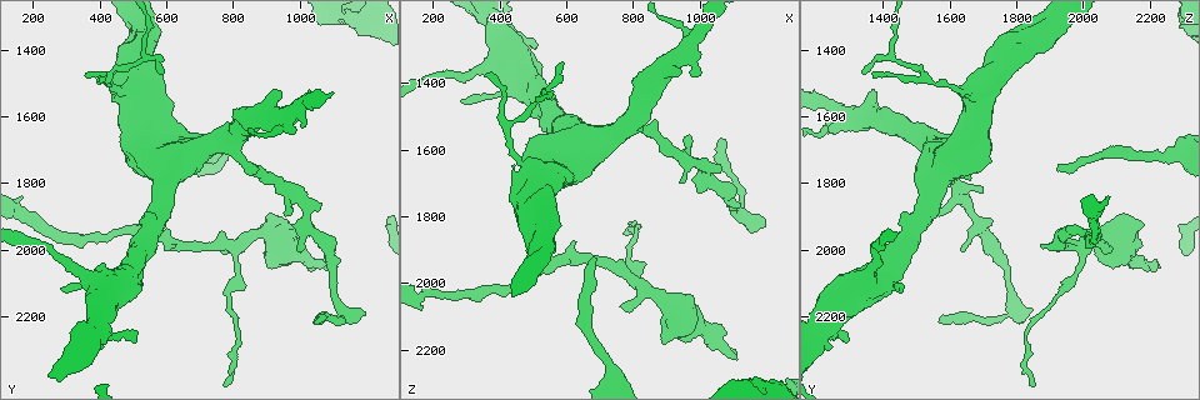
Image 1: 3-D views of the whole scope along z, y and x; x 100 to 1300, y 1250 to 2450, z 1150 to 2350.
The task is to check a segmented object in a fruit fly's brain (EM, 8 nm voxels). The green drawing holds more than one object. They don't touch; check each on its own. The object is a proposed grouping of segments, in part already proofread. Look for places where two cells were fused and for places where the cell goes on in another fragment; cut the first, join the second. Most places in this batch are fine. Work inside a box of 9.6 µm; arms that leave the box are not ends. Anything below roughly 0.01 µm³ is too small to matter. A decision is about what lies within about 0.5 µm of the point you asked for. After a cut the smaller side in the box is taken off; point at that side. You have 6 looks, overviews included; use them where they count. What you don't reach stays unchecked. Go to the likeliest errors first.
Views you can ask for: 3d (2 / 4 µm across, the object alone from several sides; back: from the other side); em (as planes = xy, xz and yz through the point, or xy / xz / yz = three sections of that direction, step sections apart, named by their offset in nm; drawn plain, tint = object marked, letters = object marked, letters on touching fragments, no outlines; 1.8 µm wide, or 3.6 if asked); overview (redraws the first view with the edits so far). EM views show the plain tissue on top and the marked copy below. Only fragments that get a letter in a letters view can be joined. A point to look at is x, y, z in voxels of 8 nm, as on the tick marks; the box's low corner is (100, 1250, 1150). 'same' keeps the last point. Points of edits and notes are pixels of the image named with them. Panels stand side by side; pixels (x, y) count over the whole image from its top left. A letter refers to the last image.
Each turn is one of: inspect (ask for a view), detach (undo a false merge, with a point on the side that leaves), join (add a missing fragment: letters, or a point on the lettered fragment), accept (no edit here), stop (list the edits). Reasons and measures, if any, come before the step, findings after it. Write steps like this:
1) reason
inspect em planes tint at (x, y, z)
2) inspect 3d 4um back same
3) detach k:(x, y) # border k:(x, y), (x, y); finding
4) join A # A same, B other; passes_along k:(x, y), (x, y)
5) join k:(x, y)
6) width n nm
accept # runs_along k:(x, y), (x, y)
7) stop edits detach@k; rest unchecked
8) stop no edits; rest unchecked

arms part here
inspect 3d 4um at (430, 1480, 1530)

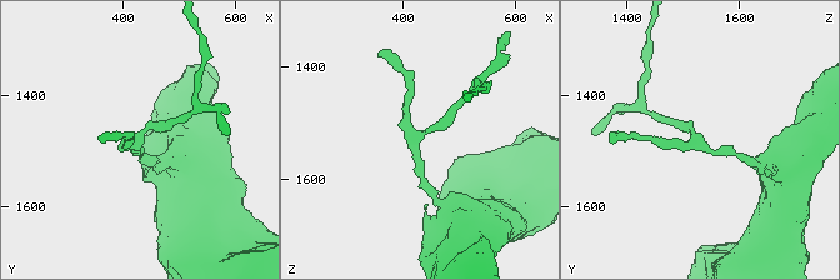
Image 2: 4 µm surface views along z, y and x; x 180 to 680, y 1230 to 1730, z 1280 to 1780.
arms 3
inspect em planes letters at (425, 1480, 1520)

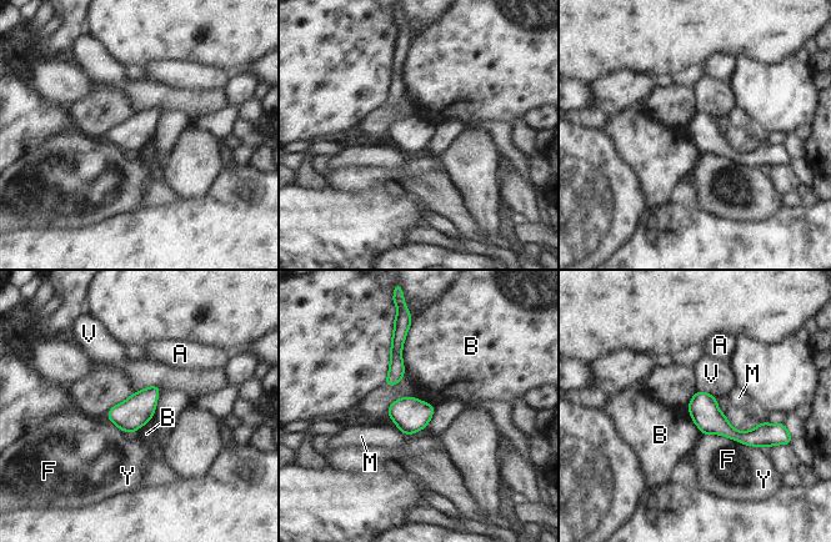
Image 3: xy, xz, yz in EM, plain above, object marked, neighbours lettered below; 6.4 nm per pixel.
accept # A other, B other, F other, M other, V other, Y other; one cell here

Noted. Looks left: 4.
an open end
inspect 3d 4um at (690, 1750, 1920)

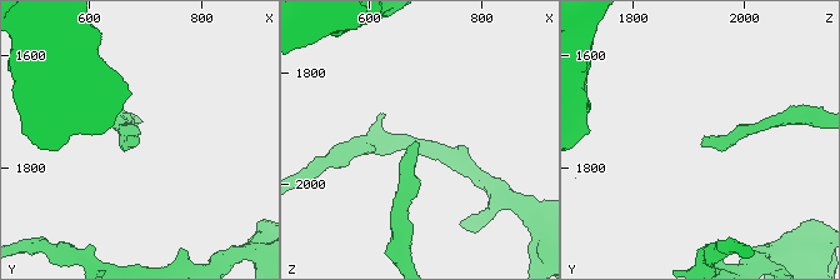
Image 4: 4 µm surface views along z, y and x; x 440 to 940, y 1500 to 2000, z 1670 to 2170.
shape alone is not enough
inspect em xz step 16 letters at (685, 1755, 1920)

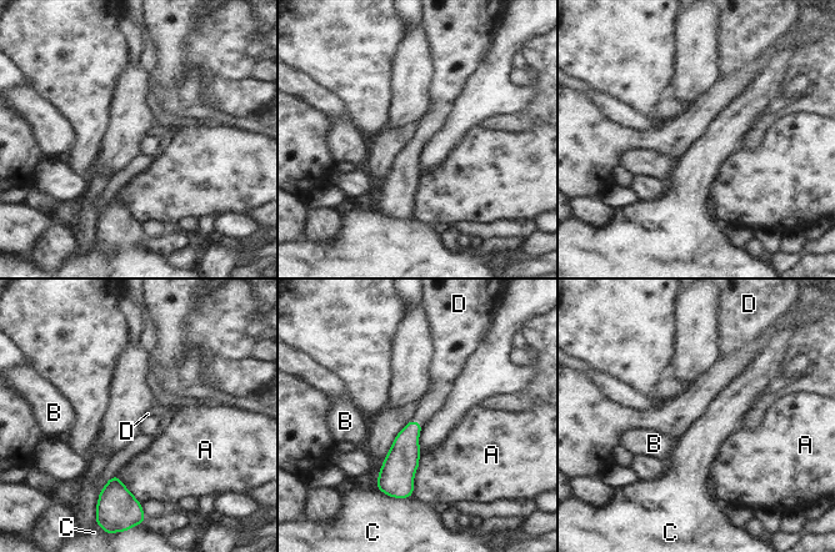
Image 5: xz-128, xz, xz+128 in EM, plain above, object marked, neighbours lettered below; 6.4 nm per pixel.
another direction
inspect em planes letters same

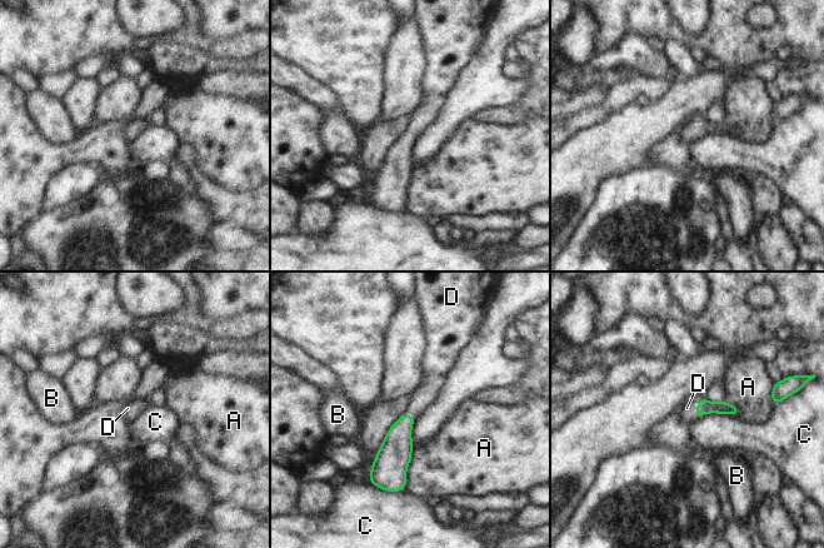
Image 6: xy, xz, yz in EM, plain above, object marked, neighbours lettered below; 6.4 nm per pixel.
join 6:(687, 408) # A other, B other, C other, D same; passes_along 6:(704, 405), (697, 407), (687, 408); it goes on there

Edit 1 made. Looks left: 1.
stop edits join@6; rest unchecked

